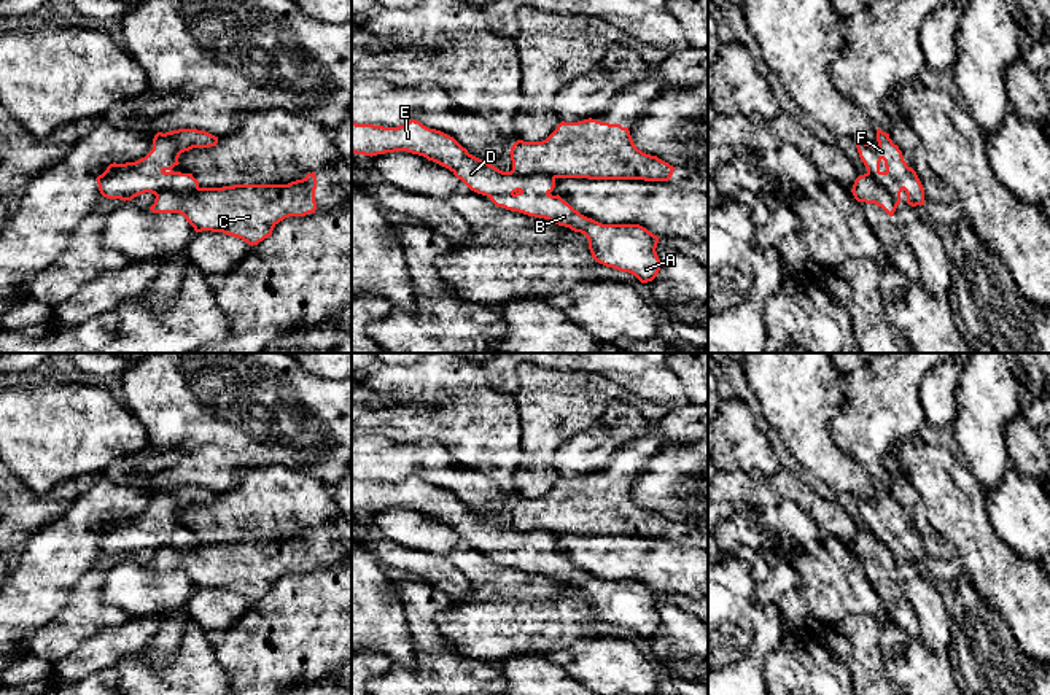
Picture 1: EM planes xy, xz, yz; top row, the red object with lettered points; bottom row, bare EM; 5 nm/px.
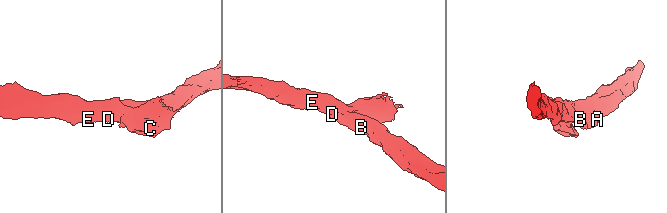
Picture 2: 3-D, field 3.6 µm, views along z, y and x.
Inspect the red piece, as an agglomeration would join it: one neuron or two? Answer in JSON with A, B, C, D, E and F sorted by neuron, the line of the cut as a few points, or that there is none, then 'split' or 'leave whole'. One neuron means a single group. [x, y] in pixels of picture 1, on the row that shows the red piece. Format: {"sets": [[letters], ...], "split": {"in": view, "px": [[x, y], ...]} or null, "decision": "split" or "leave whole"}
{"sets": [["A", "B", "D", "E", "F"], ["C"]], "split": {"in": "xy", "px": [[198, 186], [188, 191], [158, 191], [155, 194]]}, "decision": "split"}

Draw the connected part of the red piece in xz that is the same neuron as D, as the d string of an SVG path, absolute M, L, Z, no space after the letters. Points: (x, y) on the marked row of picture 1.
M410 119L398 127L383 127L374 124L352 122L352 153L364 156L377 156L395 151L407 151L433 161L449 169L471 191L487 196L496 207L519 212L535 218L549 219L554 224L570 227L581 232L589 240L592 258L620 272L635 275L641 283L652 281L660 270L657 256L659 237L640 224L601 224L592 218L581 215L558 194L550 192L555 188L555 178L549 175L517 175L514 170L503 172L495 165L472 156L453 137L423 126L420 121Z

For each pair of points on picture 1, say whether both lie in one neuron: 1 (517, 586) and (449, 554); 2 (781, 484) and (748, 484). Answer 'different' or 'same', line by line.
1: same
2: different

